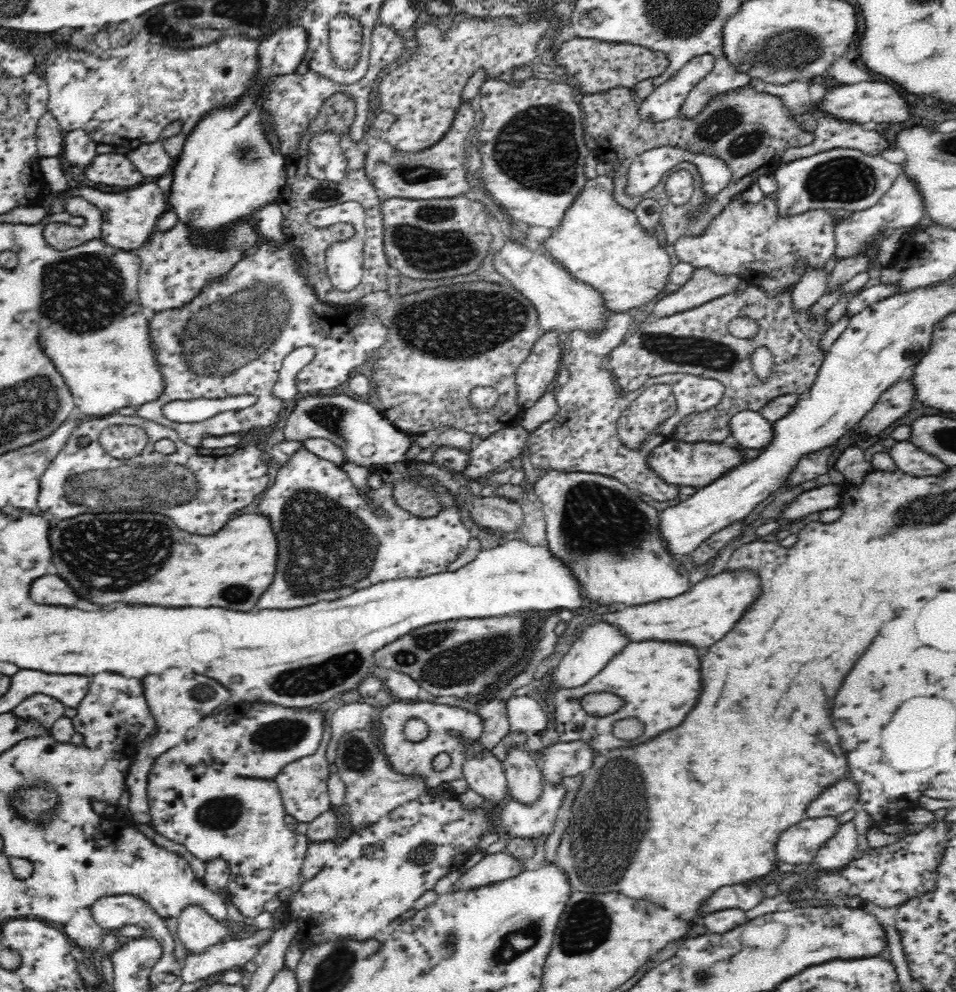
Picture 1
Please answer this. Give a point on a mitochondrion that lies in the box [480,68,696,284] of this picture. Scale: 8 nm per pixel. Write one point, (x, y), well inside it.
(536, 149)

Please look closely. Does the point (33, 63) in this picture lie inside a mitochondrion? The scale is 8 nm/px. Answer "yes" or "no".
no

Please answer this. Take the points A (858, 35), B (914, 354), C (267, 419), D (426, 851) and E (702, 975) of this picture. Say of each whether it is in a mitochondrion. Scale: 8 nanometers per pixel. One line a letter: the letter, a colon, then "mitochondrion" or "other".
A: other
B: other
C: other
D: mitochondrion
E: mitochondrion

